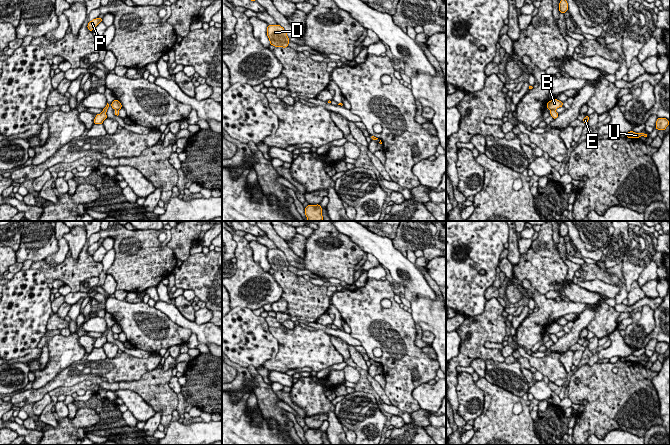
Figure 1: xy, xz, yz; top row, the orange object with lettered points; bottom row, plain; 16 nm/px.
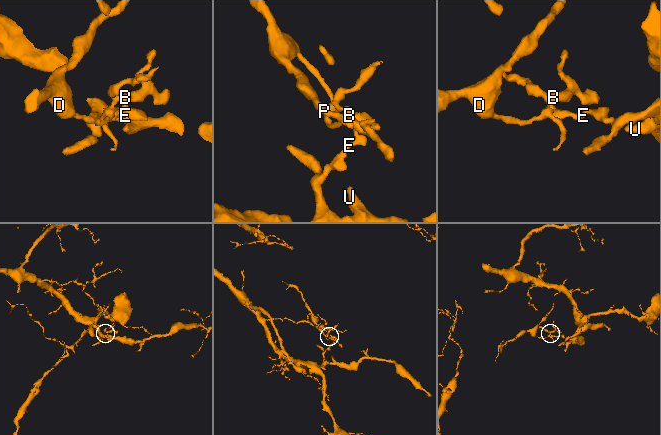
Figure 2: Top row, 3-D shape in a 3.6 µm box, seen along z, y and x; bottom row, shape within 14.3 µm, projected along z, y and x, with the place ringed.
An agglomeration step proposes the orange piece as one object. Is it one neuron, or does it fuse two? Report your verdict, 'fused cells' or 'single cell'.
fused cells

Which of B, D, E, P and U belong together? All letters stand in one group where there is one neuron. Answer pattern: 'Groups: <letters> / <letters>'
Groups: B D P / E U

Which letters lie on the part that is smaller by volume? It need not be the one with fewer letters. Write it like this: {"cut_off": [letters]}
{"cut_off": ["B", "D", "P"]}

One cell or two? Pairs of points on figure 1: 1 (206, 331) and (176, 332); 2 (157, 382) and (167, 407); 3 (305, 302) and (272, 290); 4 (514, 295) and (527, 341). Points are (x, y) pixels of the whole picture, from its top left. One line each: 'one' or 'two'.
1: two
2: one
3: two
4: two

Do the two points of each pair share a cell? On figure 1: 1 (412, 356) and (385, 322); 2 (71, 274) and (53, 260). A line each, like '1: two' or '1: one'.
1: one
2: two

